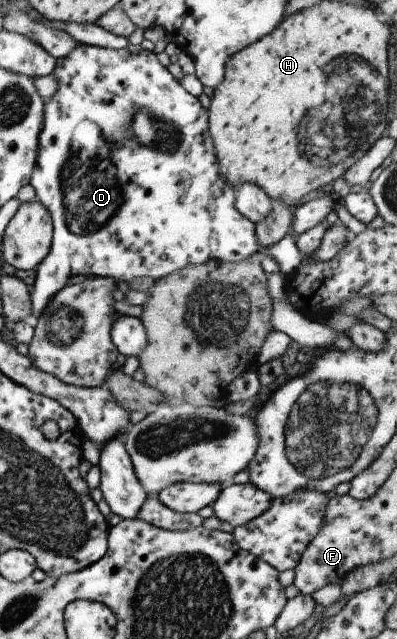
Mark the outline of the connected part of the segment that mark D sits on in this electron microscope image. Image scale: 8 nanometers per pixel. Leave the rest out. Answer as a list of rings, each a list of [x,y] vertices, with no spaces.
[[[77,44],[65,57],[56,60],[52,75],[56,80],[56,91],[43,106],[42,126],[38,135],[36,164],[30,175],[29,184],[34,189],[37,199],[49,212],[52,221],[52,238],[47,255],[35,268],[35,278],[29,291],[30,314],[38,318],[46,305],[63,289],[67,279],[75,275],[113,278],[128,282],[136,277],[147,276],[159,279],[182,267],[199,265],[207,260],[238,262],[246,257],[268,255],[279,265],[281,275],[295,272],[301,263],[302,255],[295,245],[295,236],[285,235],[277,243],[263,247],[254,236],[254,223],[242,216],[234,206],[234,191],[217,173],[217,162],[212,141],[208,132],[208,113],[199,104],[196,97],[187,93],[181,84],[173,79],[167,68],[155,58],[155,52],[143,50],[139,46],[128,44],[120,50],[98,48]]]

